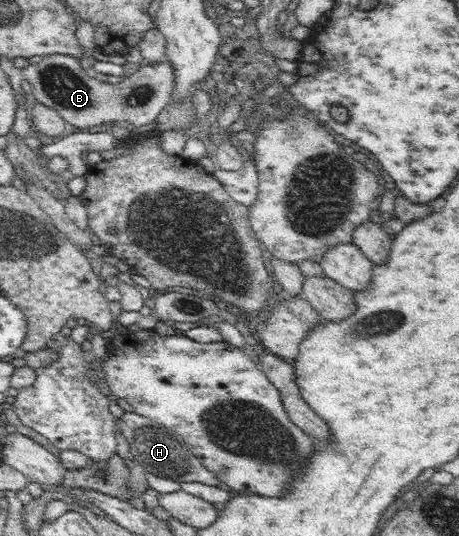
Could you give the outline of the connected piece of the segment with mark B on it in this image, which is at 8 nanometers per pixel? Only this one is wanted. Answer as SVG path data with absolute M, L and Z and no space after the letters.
M70 54L45 55L40 62L21 69L21 74L31 85L38 103L56 110L77 131L99 127L105 122L128 122L134 129L152 123L170 105L171 92L174 91L174 68L170 62L145 65L115 86L86 72L81 62Z

